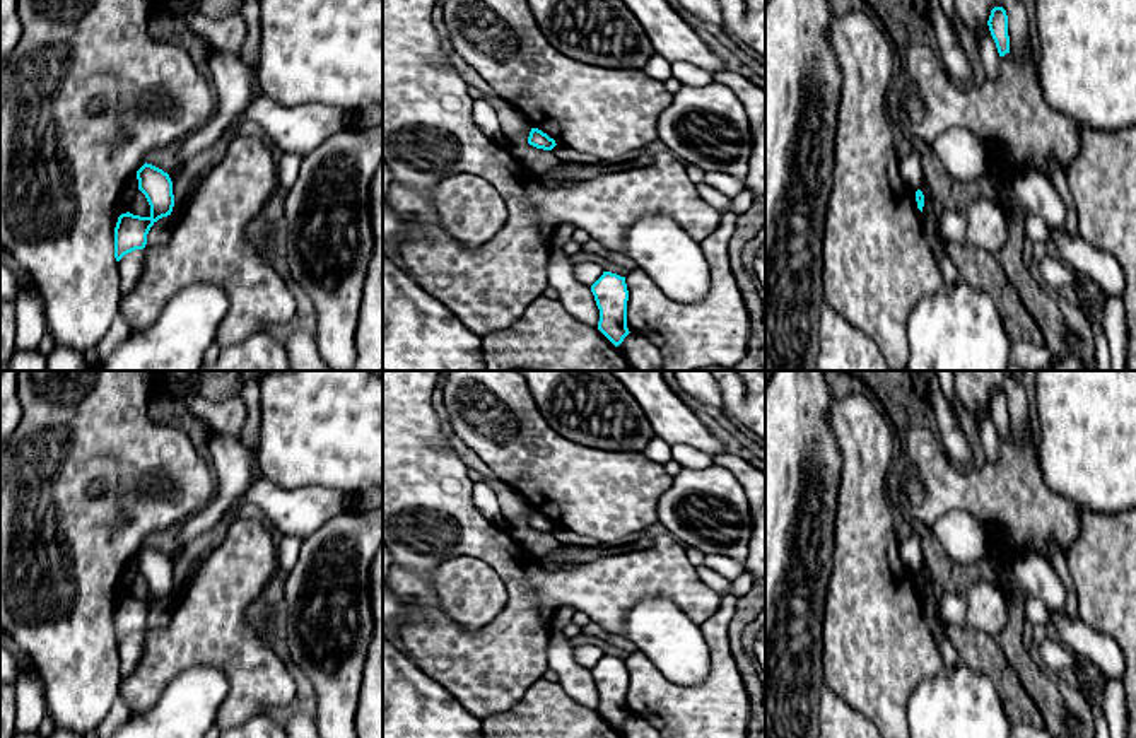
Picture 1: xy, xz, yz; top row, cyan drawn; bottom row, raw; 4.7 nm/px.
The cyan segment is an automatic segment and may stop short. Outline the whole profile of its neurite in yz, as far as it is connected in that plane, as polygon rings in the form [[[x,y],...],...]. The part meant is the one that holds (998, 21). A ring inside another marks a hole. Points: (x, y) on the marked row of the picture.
[[[994,7],[987,20],[991,36],[996,43],[999,56],[1010,53],[1008,15],[1003,7]]]

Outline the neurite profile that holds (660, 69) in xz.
[[[654,55],[644,72],[656,80],[666,82],[671,77],[671,63],[659,55]]]

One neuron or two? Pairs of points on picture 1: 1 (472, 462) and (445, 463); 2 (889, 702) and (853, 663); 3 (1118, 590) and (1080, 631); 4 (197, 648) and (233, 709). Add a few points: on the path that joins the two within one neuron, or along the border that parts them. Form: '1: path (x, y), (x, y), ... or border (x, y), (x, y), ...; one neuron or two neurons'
1: border (441, 427), (468, 470); two neurons
2: path (880, 692), (863, 673); one neuron
3: border (1080, 619), (1118, 644); two neurons
4: path (216, 653), (236, 673), (236, 691); one neuron

